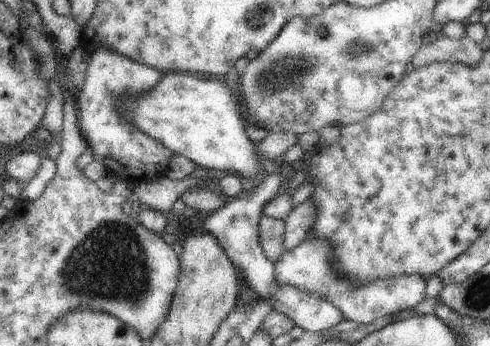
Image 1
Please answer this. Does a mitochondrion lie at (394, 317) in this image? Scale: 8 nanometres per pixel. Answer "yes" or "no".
no

